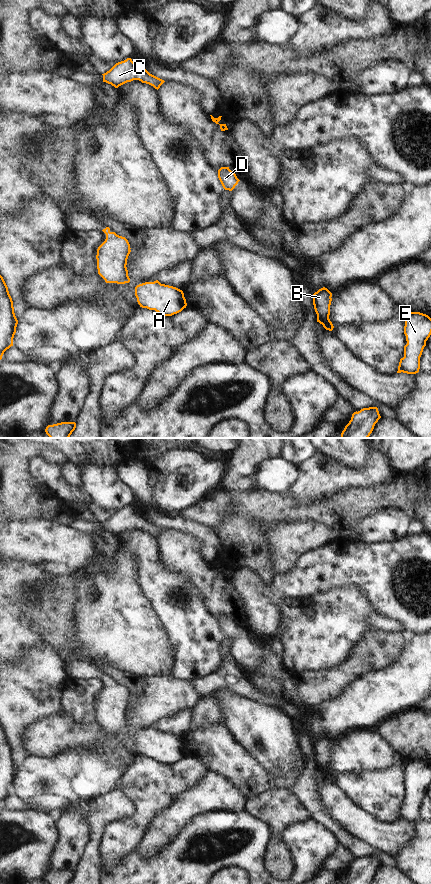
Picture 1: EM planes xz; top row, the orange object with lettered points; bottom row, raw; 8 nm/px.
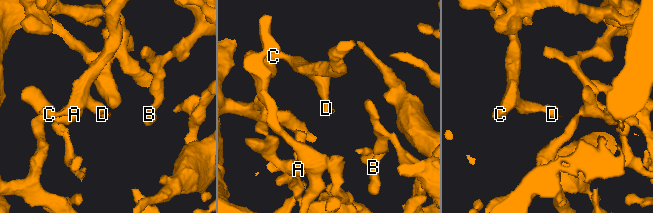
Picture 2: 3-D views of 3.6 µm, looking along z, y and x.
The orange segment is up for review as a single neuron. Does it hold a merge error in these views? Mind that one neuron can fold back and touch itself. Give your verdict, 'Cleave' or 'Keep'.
Keep

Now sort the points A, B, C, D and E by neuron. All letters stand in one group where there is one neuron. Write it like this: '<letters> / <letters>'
A B C D E

